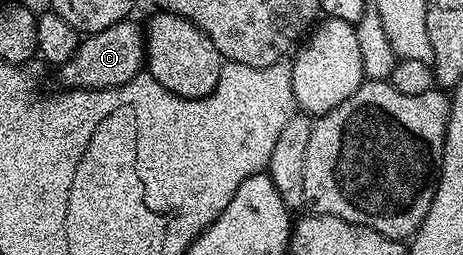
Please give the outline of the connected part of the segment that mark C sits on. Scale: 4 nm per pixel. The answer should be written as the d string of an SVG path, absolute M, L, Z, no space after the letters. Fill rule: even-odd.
M119 20L106 30L85 35L76 47L74 58L59 65L60 80L68 90L99 90L101 88L123 88L131 85L141 75L146 64L146 32L132 21Z

